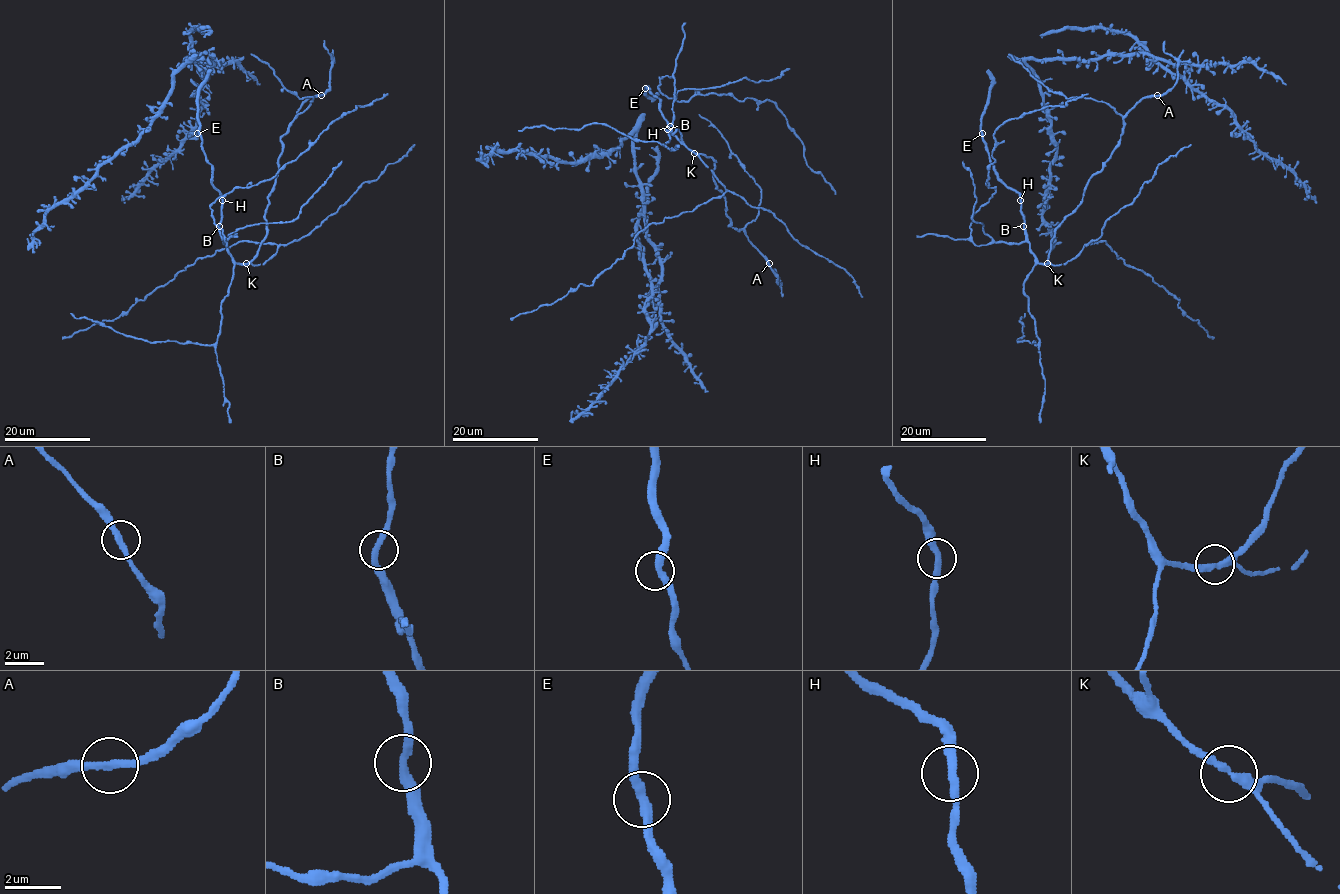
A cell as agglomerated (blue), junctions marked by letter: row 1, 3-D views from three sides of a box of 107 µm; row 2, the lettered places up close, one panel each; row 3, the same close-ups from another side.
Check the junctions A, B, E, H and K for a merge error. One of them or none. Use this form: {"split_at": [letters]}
{"split_at": []}

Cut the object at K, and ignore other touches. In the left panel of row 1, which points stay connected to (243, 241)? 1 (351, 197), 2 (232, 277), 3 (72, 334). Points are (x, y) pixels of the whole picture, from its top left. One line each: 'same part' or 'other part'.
1: same part
2: other part
3: same part

